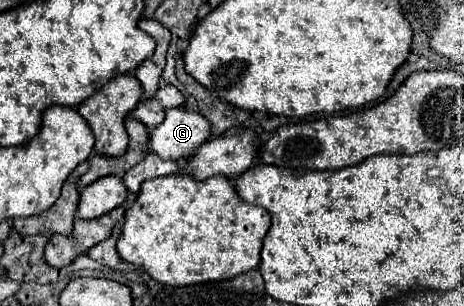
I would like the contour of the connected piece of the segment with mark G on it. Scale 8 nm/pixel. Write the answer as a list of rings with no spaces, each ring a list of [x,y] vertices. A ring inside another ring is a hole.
[[[175,107],[165,111],[165,121],[151,131],[151,151],[161,159],[189,159],[211,137],[211,123],[195,111]]]

